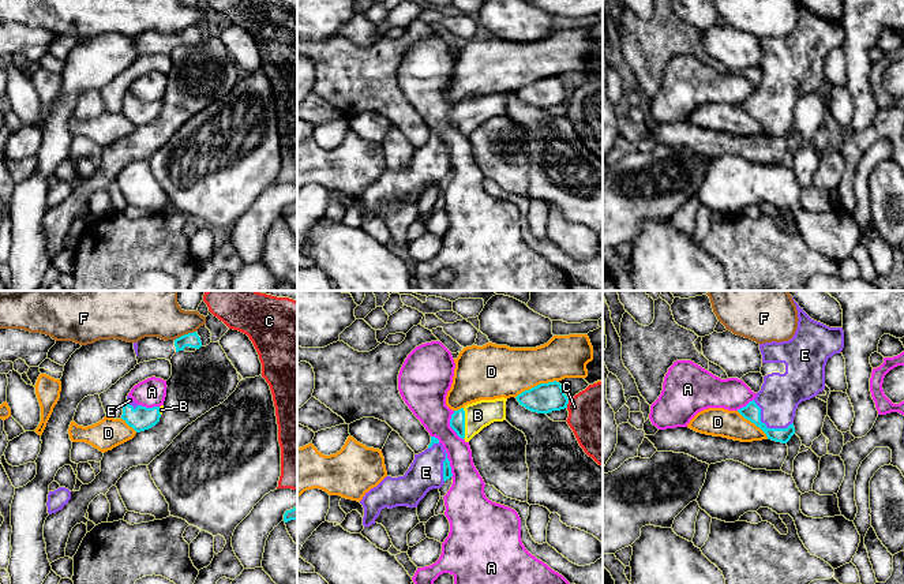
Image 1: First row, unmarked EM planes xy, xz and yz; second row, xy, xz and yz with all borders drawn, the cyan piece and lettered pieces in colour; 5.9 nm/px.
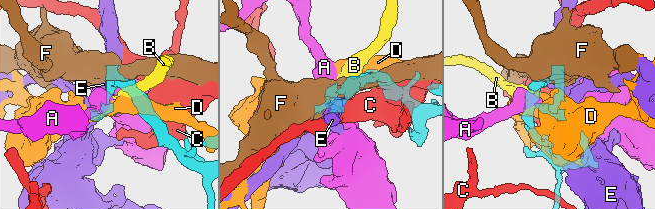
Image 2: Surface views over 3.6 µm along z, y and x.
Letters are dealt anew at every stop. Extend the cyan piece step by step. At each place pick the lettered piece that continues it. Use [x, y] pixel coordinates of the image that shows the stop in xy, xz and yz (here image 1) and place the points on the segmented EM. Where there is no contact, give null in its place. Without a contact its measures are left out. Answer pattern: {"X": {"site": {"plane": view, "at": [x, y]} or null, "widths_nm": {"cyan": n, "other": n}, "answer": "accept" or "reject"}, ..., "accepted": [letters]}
{"A": {"site": {"plane": "xz", "at": [450, 426]}, "widths_nm": {"cyan": 90, "other": 240}, "answer": "reject"}, "B": {"site": {"plane": "xz", "at": [464, 423]}, "widths_nm": {"cyan": 90, "other": 160}, "answer": "accept"}, "C": {"site": {"plane": "xz", "at": [567, 403]}, "widths_nm": {"cyan": 180, "other": 380}, "answer": "reject"}, "D": {"site": {"plane": "xz", "at": [537, 385]}, "widths_nm": {"cyan": 180, "other": 300}, "answer": "reject"}, "E": {"site": {"plane": "yz", "at": [765, 426]}, "widths_nm": {"cyan": 100, "other": 240}, "answer": "reject"}, "F": {"site": {"plane": "xy", "at": [184, 334]}, "widths_nm": {"cyan": 90, "other": 320}, "answer": "reject"}, "accepted": ["B"]}

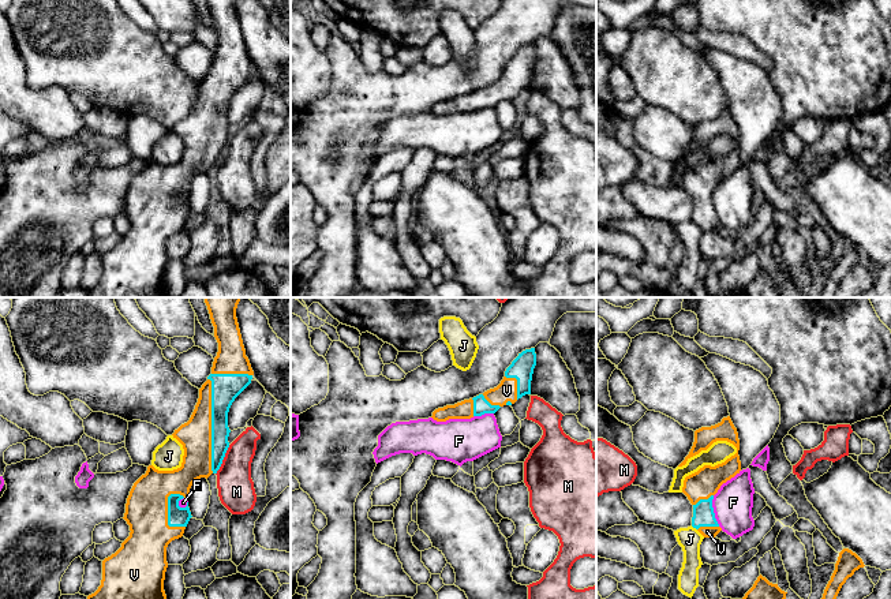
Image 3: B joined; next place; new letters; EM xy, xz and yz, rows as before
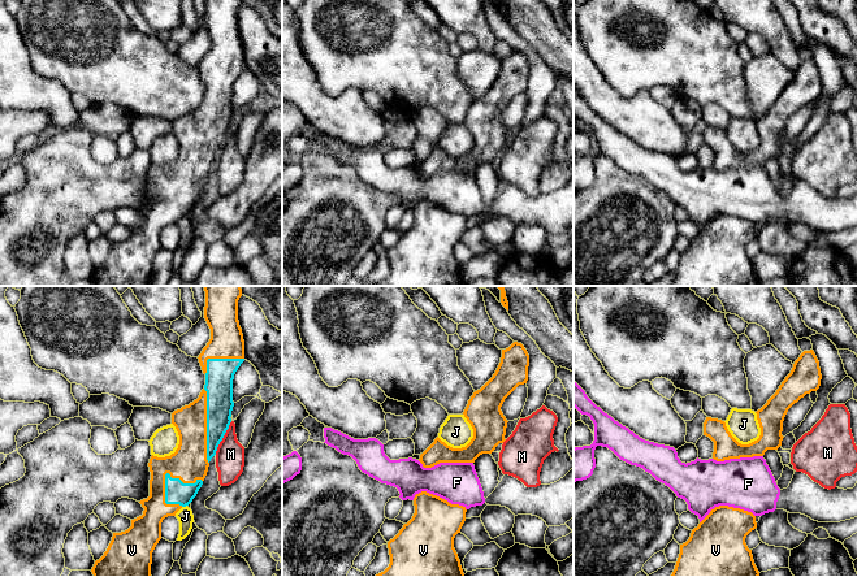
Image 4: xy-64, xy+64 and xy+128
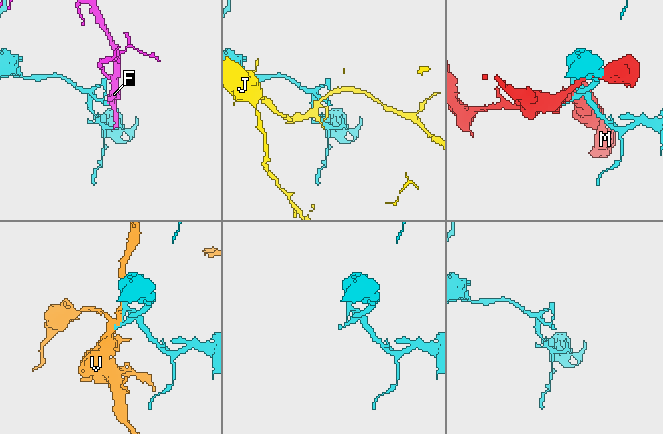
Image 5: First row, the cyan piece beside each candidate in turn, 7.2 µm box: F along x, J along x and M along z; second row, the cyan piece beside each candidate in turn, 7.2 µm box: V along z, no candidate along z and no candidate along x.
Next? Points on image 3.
{"F": {"site": {"plane": "yz", "at": [712, 510]}, "widths_nm": {"cyan": 130, "other": 240}, "answer": "reject"}, "J": {"site": {"plane": "yz", "at": [693, 527]}, "widths_nm": {"cyan": 130, "other": 140}, "answer": "reject"}, "M": {"site": {"plane": "xy", "at": [223, 459]}, "widths_nm": {"cyan": 110, "other": 220}, "answer": "reject"}, "V": {"site": {"plane": "xy", "at": [212, 426]}, "widths_nm": {"cyan": 170, "other": 190}, "answer": "reject"}, "accepted": []}

